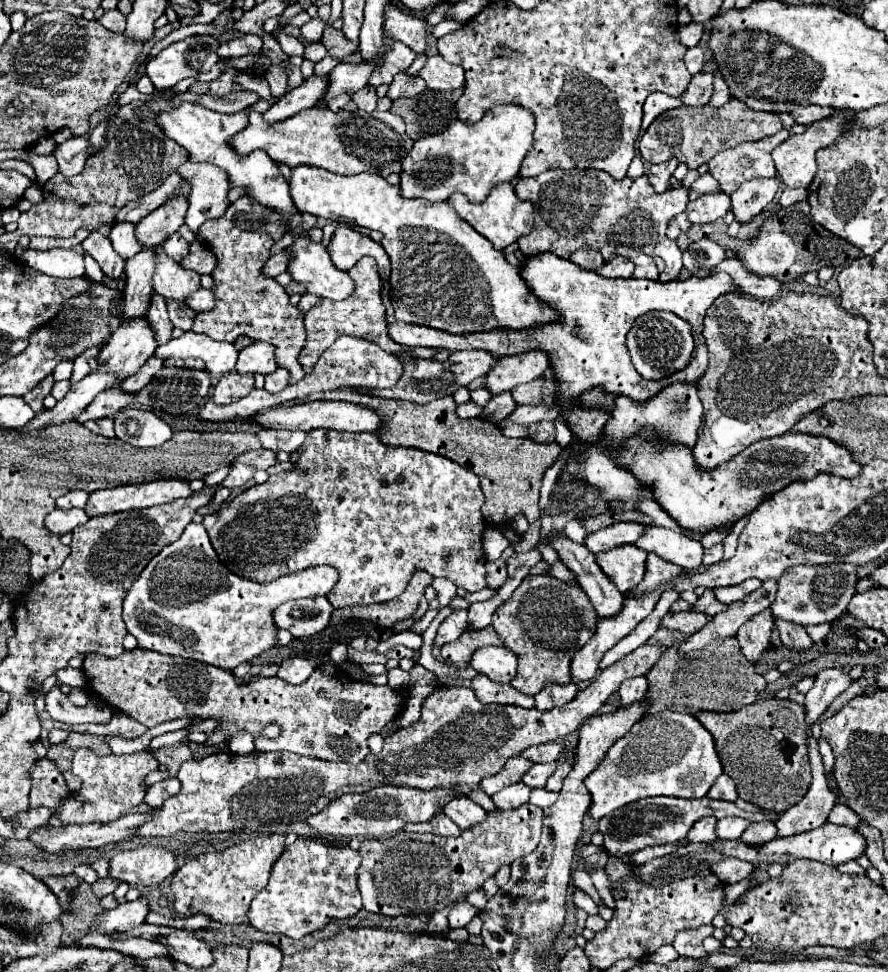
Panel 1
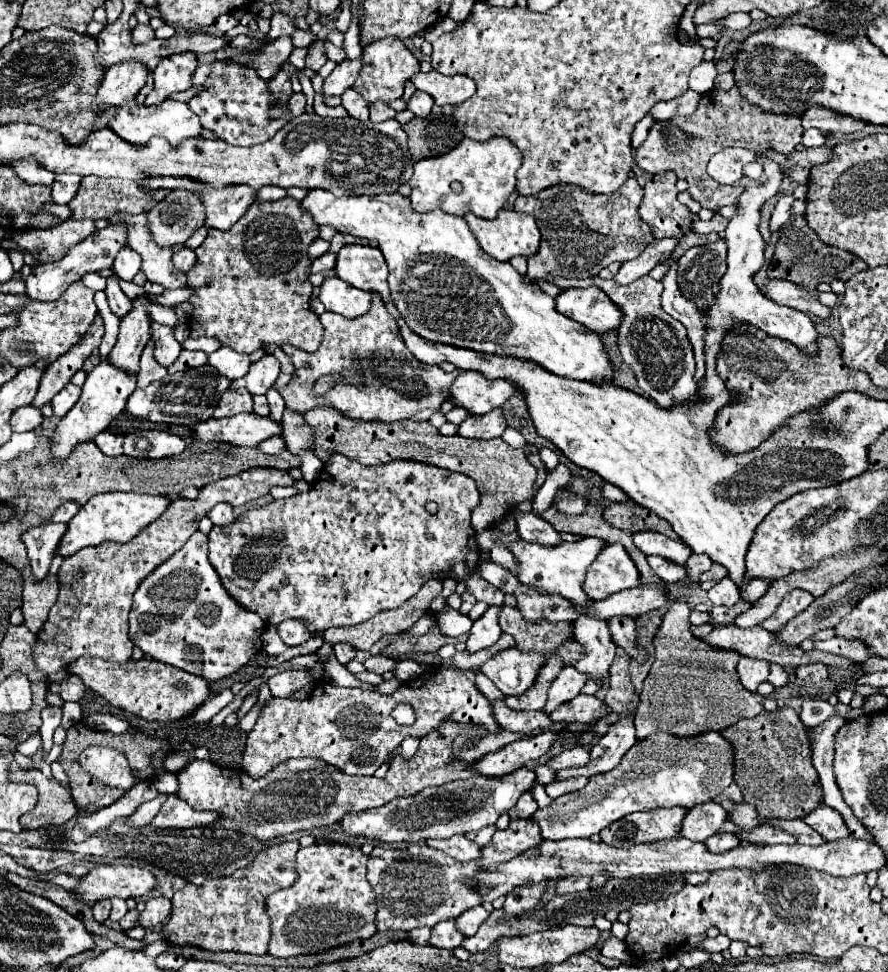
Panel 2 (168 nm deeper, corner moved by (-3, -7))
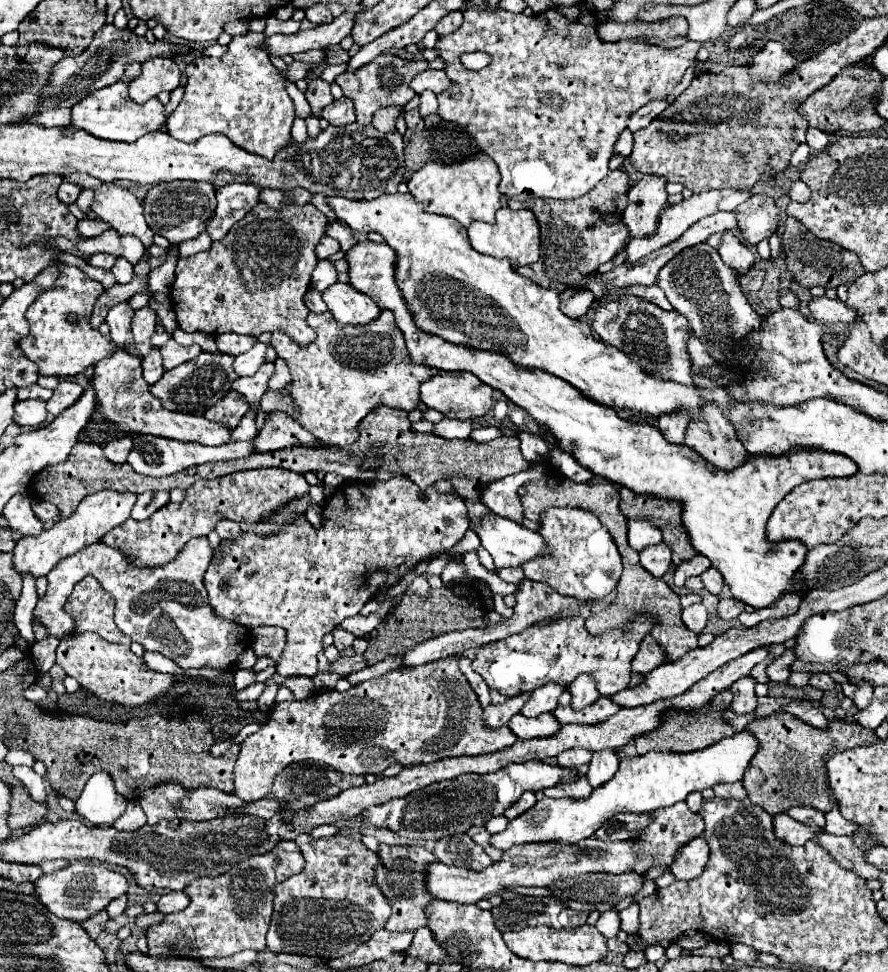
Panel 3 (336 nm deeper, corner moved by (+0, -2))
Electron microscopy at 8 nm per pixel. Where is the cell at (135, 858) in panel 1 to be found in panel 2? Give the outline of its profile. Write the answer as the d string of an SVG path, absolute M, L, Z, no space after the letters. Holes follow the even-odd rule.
M97 864L87 876L81 878L75 894L93 906L105 898L137 898L149 894L157 886L157 876L141 866L125 864Z

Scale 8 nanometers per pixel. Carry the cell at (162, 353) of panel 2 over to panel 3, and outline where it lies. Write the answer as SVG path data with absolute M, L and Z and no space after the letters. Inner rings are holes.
M154 347L150 355L144 357L142 361L142 373L144 373L144 379L154 385L156 381L160 381L162 373L164 373L164 367L162 367L162 357L160 357L160 351Z

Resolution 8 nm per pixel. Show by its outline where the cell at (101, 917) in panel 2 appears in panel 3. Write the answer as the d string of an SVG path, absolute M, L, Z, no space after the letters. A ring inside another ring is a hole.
M102 911L102 913L98 913L96 917L90 917L88 921L84 921L82 927L84 927L86 933L90 935L90 939L96 939L96 937L102 933L106 921L108 921L108 915L106 915L106 911Z

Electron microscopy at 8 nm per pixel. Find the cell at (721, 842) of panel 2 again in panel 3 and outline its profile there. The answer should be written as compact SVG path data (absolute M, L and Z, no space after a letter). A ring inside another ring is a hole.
M696 837L688 843L688 847L684 847L680 851L680 855L676 857L676 861L670 867L670 873L678 879L678 881L692 881L694 877L702 875L702 869L706 867L710 849L704 837Z

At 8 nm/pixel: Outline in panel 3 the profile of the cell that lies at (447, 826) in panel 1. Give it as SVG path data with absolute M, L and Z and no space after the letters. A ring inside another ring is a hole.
M466 833L448 835L436 841L434 855L438 861L446 865L472 869L472 871L482 871L492 863L486 851L478 843L474 843Z

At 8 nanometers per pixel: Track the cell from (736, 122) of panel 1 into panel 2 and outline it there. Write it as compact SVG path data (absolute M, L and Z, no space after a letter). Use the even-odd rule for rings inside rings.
M731 88L725 92L725 100L715 98L715 94L705 94L691 116L675 116L671 120L657 122L649 130L647 140L635 150L635 164L649 174L661 174L667 170L675 172L677 178L685 178L689 182L689 194L693 200L697 200L703 208L717 210L723 204L735 204L741 192L739 186L717 184L717 180L707 174L707 164L713 154L723 148L737 146L751 152L777 150L789 156L801 142L801 136L803 128L797 114L763 112L759 106L741 98L737 88Z

